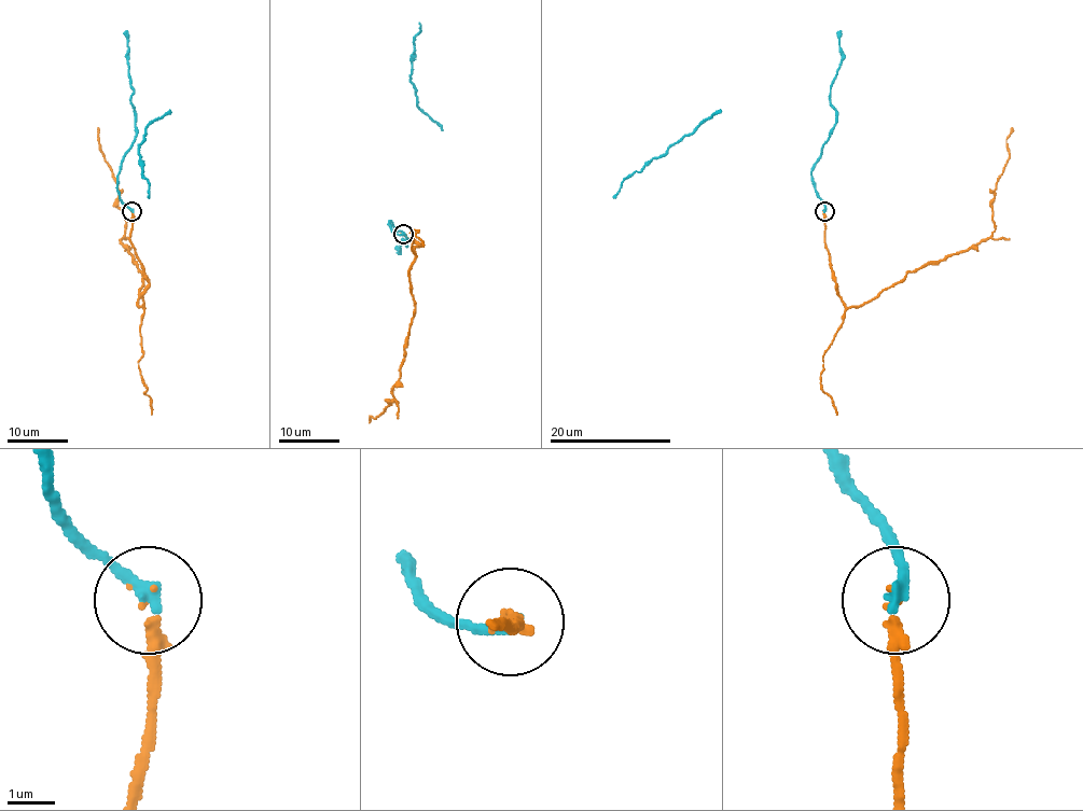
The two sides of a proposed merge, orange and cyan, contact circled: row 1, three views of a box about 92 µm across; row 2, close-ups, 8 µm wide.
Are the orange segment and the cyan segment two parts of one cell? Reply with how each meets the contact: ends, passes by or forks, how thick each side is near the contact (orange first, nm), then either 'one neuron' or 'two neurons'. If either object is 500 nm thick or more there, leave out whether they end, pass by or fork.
orange ends there; cyan ends there; 200 nm thick on the orange side, 280 nm on the other; one neuron

